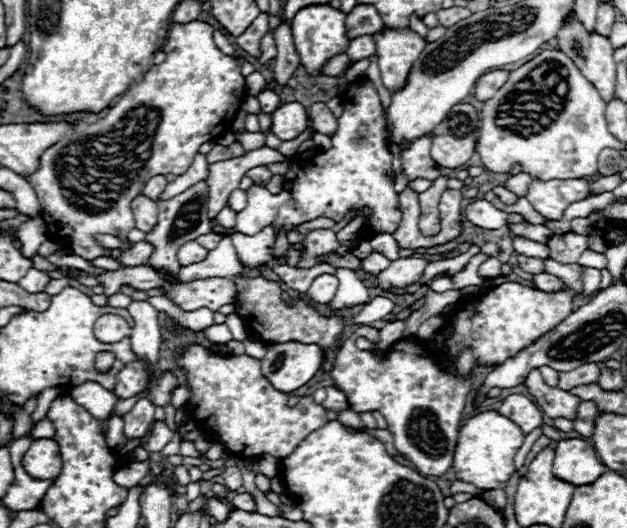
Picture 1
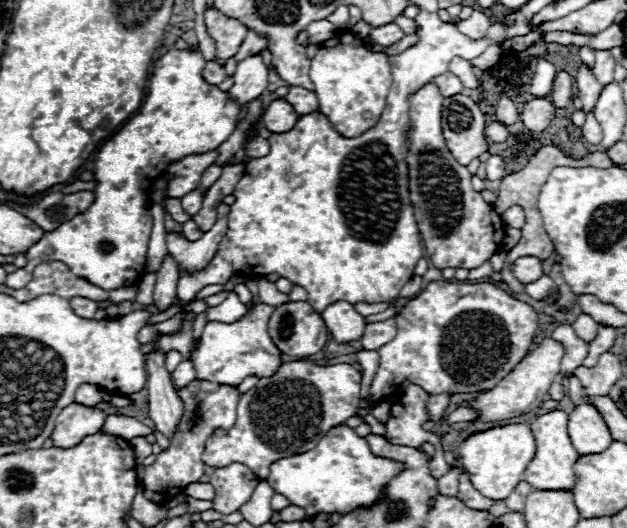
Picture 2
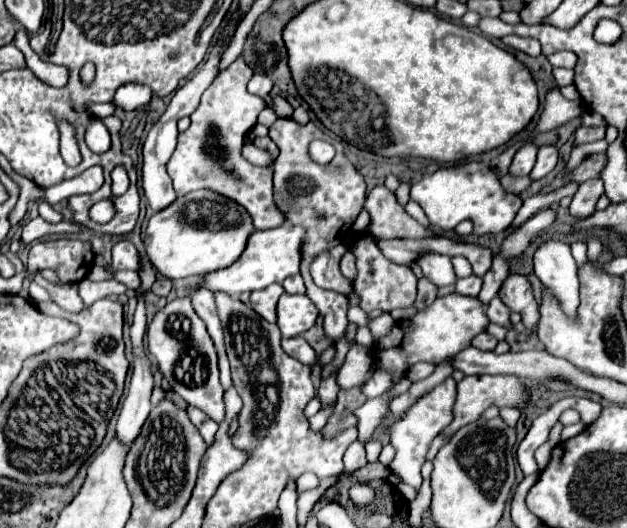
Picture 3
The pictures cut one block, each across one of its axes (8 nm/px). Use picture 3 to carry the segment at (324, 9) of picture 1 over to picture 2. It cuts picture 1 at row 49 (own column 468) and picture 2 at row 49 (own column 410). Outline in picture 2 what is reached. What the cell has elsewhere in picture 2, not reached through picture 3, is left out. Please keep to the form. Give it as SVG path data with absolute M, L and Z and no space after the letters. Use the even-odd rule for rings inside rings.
M340 32L318 46L310 64L310 78L314 82L314 94L320 102L320 112L328 116L332 126L346 138L360 136L376 124L392 84L388 54L368 52L362 40L350 32Z

